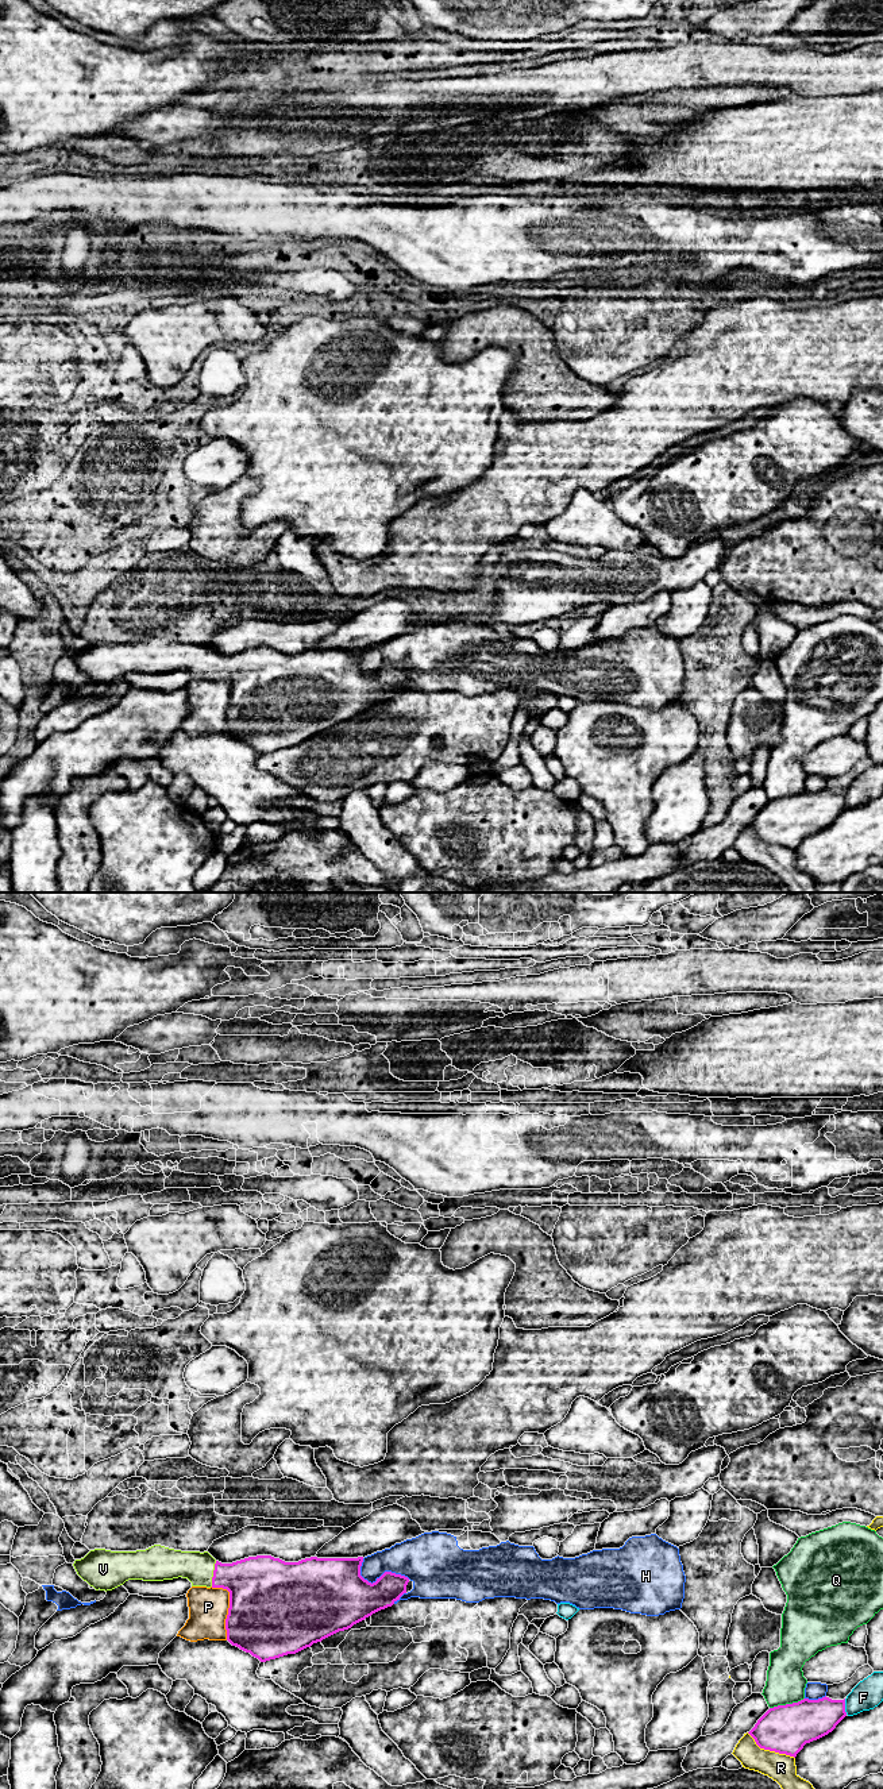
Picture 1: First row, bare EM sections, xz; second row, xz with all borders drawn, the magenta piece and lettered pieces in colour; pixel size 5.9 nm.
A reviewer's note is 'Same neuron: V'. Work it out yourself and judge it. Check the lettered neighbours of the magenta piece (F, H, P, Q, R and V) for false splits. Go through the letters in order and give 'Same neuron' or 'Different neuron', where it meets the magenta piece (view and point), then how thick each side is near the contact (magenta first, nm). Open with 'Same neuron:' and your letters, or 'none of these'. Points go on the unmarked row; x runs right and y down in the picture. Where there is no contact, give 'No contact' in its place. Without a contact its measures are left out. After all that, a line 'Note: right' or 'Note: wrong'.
Same neuron: V
F: Different neuron. Touches magenta at xz (844, 799). Thickness 260 nm (magenta) against 180 nm
H: Different neuron. Touches magenta at xz (377, 673). Thickness 360 nm (magenta) against 220 nm
P: Different neuron. Touches magenta at xz (230, 700). Thickness 500 nm (magenta) against 240 nm
Q: Different neuron. Touches magenta at xz (786, 797). Thickness 280 nm (magenta) against 220 nm
R: Different neuron. Touches magenta at xz (770, 843). Thickness 280 nm (magenta) against 170 nm
V: Same neuron. Touches magenta at xz (213, 666). Thickness 320 nm (magenta) against 180 nm
Note: right

